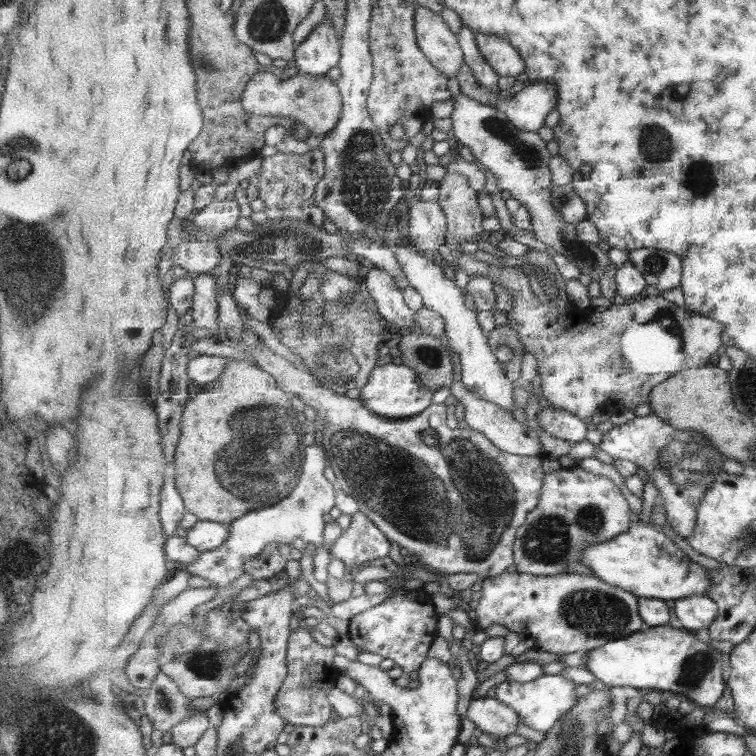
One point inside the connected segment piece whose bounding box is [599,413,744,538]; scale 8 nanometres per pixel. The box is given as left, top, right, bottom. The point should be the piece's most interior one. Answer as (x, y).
(683, 464)

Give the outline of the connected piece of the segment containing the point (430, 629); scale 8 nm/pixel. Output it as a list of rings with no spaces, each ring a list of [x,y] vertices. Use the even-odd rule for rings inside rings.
[[[430,588],[402,592],[351,619],[348,634],[361,653],[373,653],[383,659],[391,659],[405,673],[419,671],[438,638],[439,616]]]

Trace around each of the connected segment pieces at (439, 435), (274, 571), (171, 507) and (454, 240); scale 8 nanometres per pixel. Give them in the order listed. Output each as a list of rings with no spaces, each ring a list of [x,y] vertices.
[[[266,345],[255,347],[249,353],[254,358],[257,365],[276,378],[280,388],[289,395],[298,396],[298,398],[309,405],[312,410],[317,412],[317,417],[324,420],[328,429],[321,433],[318,440],[324,446],[328,459],[330,460],[330,466],[335,472],[337,478],[336,485],[341,486],[349,496],[357,499],[360,511],[364,512],[387,535],[387,538],[390,538],[391,541],[396,542],[399,546],[404,547],[409,550],[409,552],[419,556],[421,558],[420,564],[432,568],[432,572],[443,574],[443,576],[445,574],[475,573],[486,576],[487,579],[491,579],[493,577],[501,576],[510,566],[515,565],[514,548],[517,541],[518,530],[526,523],[529,513],[537,508],[542,497],[546,478],[545,470],[543,470],[543,457],[509,454],[507,451],[503,451],[498,446],[495,446],[492,440],[487,438],[487,435],[479,433],[471,426],[467,426],[467,428],[455,428],[454,430],[453,428],[449,428],[449,422],[447,422],[447,404],[431,404],[430,407],[426,408],[421,414],[411,417],[410,419],[399,420],[382,417],[375,414],[374,411],[369,410],[364,405],[361,398],[351,399],[346,395],[336,393],[329,387],[325,387],[316,374],[295,368],[287,358],[275,354],[275,352]]]
[[[270,544],[259,557],[251,559],[245,565],[245,570],[253,579],[271,581],[285,570],[289,560],[301,560],[301,552],[292,545]]]
[[[167,480],[167,486],[163,486],[161,503],[160,517],[168,538],[177,534],[180,522],[187,513],[186,504],[179,492],[176,480]]]
[[[447,175],[442,182],[438,202],[447,216],[447,245],[475,242],[483,232],[485,217],[477,204],[478,193],[464,175]]]

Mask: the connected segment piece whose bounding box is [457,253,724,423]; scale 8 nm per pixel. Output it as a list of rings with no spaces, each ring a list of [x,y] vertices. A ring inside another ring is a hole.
[[[469,253],[462,254],[457,261],[457,265],[464,268],[464,270],[471,277],[474,275],[485,276],[485,278],[489,278],[489,280],[493,281],[494,284],[499,284],[499,286],[505,286],[507,290],[511,290],[511,294],[514,296],[515,306],[514,309],[507,314],[507,327],[509,331],[516,333],[519,338],[521,338],[521,342],[525,348],[525,350],[529,351],[530,354],[533,354],[537,360],[537,373],[541,376],[541,388],[543,392],[543,398],[545,398],[553,407],[559,410],[566,410],[570,414],[581,418],[586,423],[591,422],[591,418],[595,416],[595,414],[599,414],[599,410],[635,410],[639,403],[643,404],[643,402],[650,402],[650,394],[652,390],[662,382],[665,382],[668,378],[673,377],[678,372],[687,370],[687,369],[696,369],[701,367],[706,367],[710,364],[709,360],[711,360],[711,356],[715,354],[715,352],[719,352],[719,348],[721,348],[721,344],[723,345],[723,337],[724,337],[724,324],[720,323],[718,320],[709,318],[708,316],[695,313],[695,312],[687,312],[684,306],[677,306],[674,302],[667,300],[663,296],[663,292],[661,295],[653,295],[646,297],[644,302],[639,302],[639,304],[632,303],[623,303],[623,304],[611,304],[609,308],[605,309],[602,312],[594,311],[592,307],[587,308],[587,312],[581,312],[583,316],[581,316],[581,320],[577,320],[575,322],[575,311],[579,314],[579,308],[554,308],[553,306],[548,306],[543,299],[541,299],[536,292],[531,288],[531,276],[527,276],[527,273],[521,268],[521,266],[515,267],[503,267],[497,268],[497,266],[486,264],[485,262],[481,262],[481,260],[477,260],[475,254]]]

